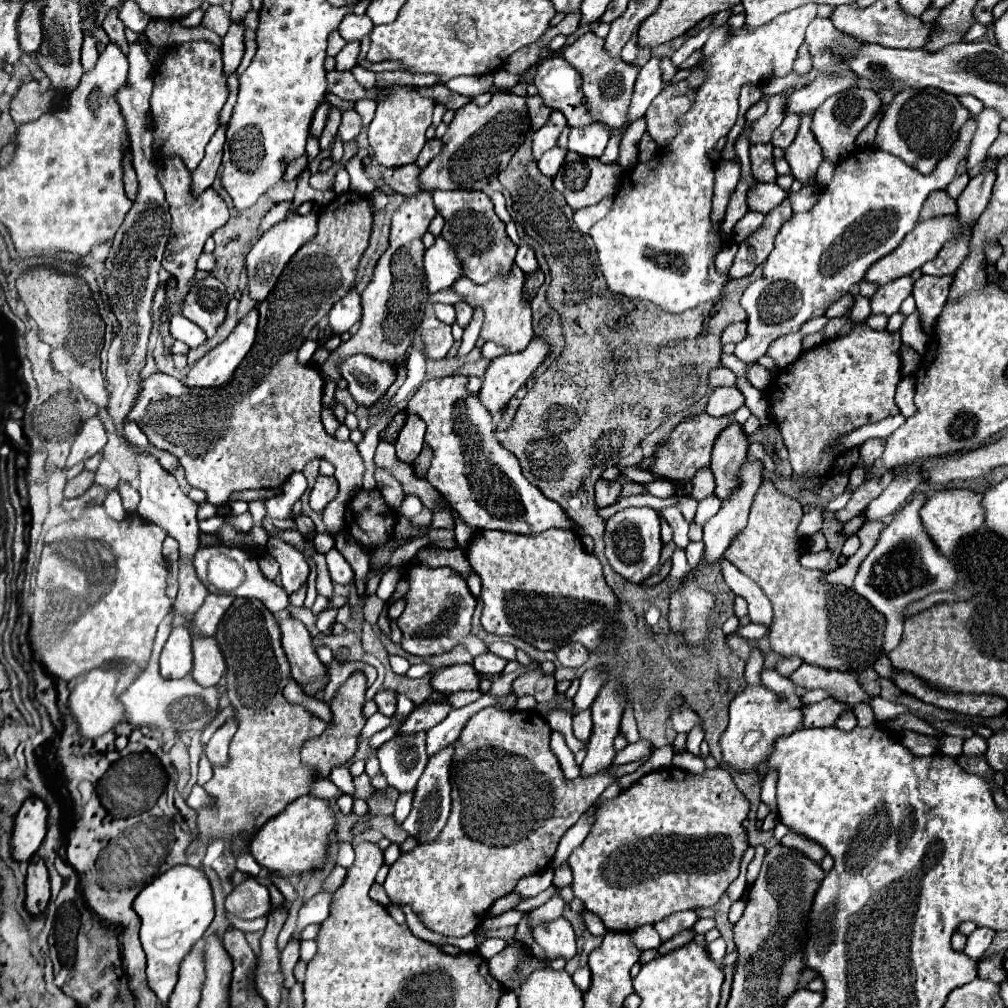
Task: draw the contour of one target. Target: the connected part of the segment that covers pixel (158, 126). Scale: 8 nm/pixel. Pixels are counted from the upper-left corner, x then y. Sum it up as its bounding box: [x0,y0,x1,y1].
[150,41,228,171]

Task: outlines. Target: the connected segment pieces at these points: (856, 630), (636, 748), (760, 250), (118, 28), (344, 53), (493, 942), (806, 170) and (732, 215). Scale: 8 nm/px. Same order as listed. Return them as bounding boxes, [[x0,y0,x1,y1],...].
[[724,481,886,671],[612,741,652,765],[730,199,792,279],[102,11,128,55],[336,43,360,71],[478,939,506,959],[784,115,822,185],[721,176,748,243]]

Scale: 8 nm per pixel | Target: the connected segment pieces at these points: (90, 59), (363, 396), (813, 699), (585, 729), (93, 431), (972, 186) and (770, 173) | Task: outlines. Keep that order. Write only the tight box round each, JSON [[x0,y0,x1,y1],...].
[[82,35,98,71],[338,355,396,407],[801,689,831,704],[574,709,592,743],[66,417,106,469],[958,171,996,229],[750,145,776,181]]

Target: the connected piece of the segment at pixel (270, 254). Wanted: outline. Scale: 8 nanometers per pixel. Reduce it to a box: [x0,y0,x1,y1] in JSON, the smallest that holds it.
[246,211,318,303]

